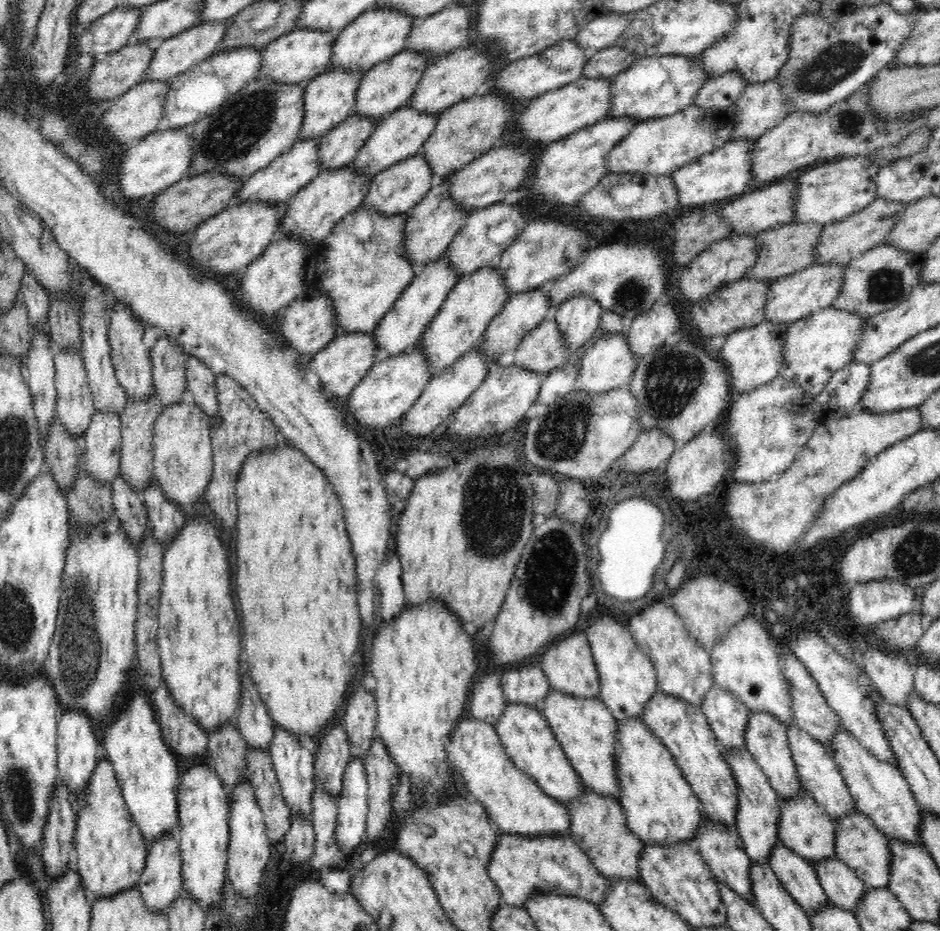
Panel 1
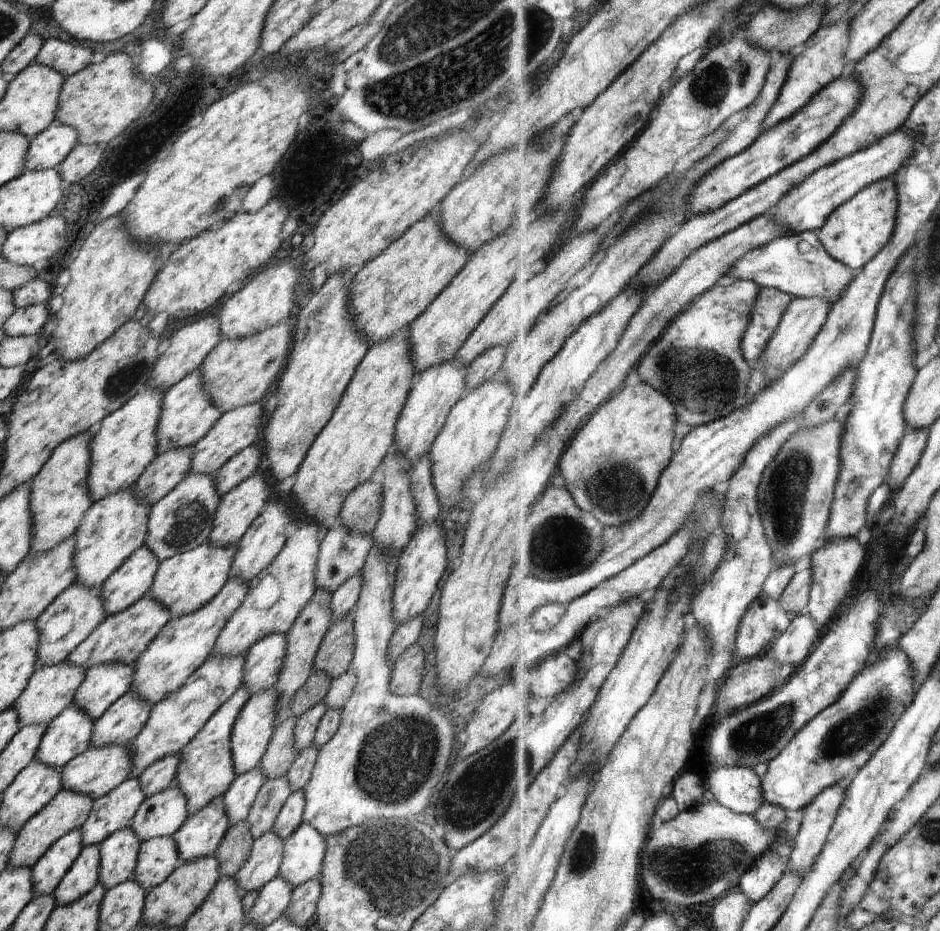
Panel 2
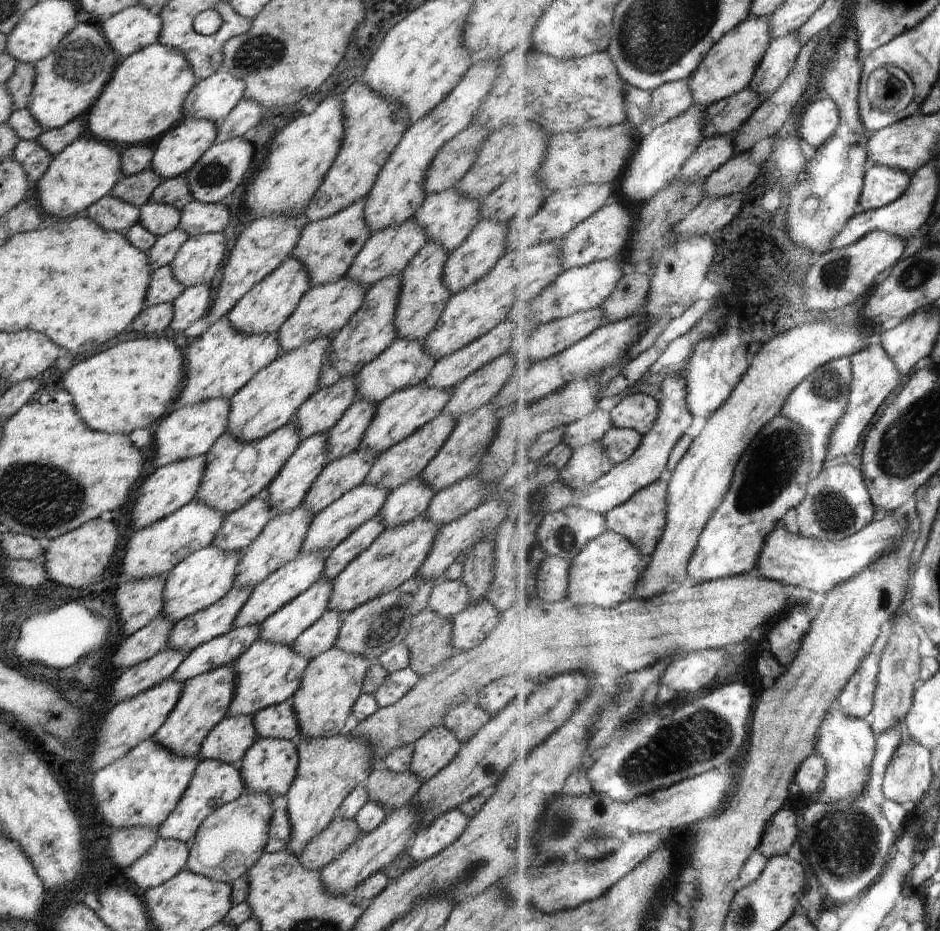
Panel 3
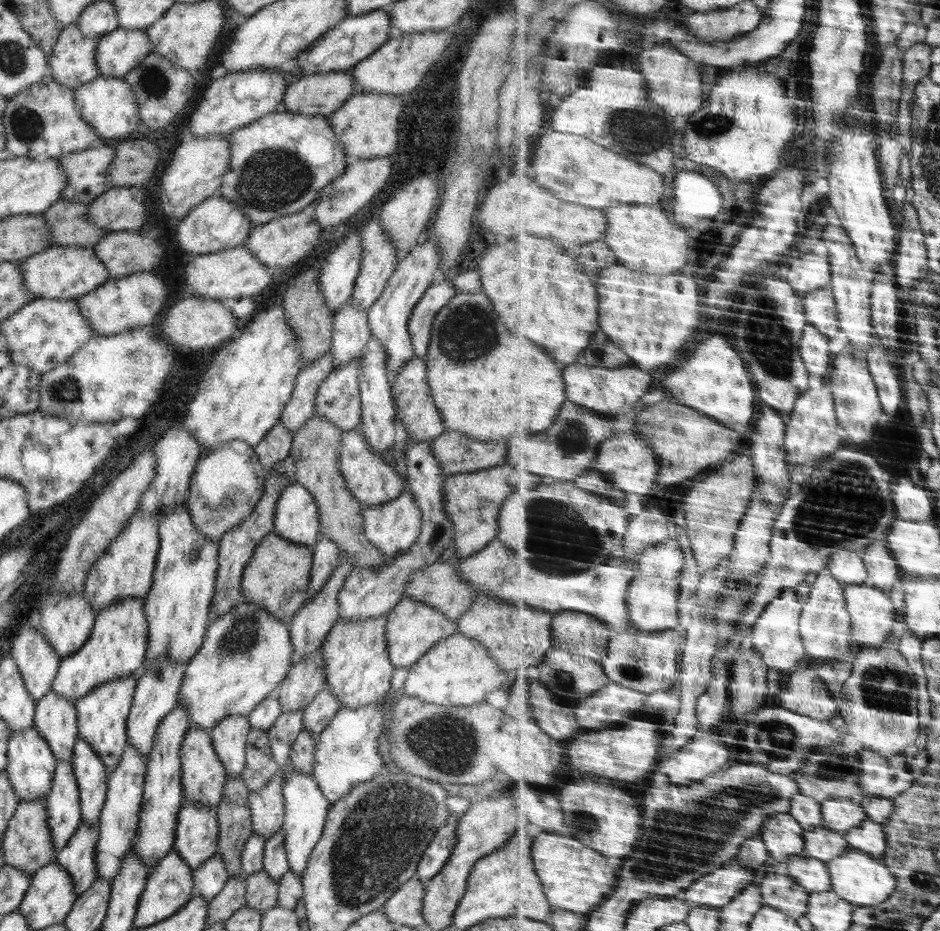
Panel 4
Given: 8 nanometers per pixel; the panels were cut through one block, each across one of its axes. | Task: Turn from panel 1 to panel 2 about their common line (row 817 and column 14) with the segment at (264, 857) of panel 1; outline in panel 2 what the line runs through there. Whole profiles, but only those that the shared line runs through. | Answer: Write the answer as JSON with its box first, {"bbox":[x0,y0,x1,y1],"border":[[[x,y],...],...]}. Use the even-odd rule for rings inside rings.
{"bbox":[2,213,66,266],"border":[[[57,213],[39,222],[12,230],[2,257],[16,265],[42,266],[66,244],[66,220]]]}

